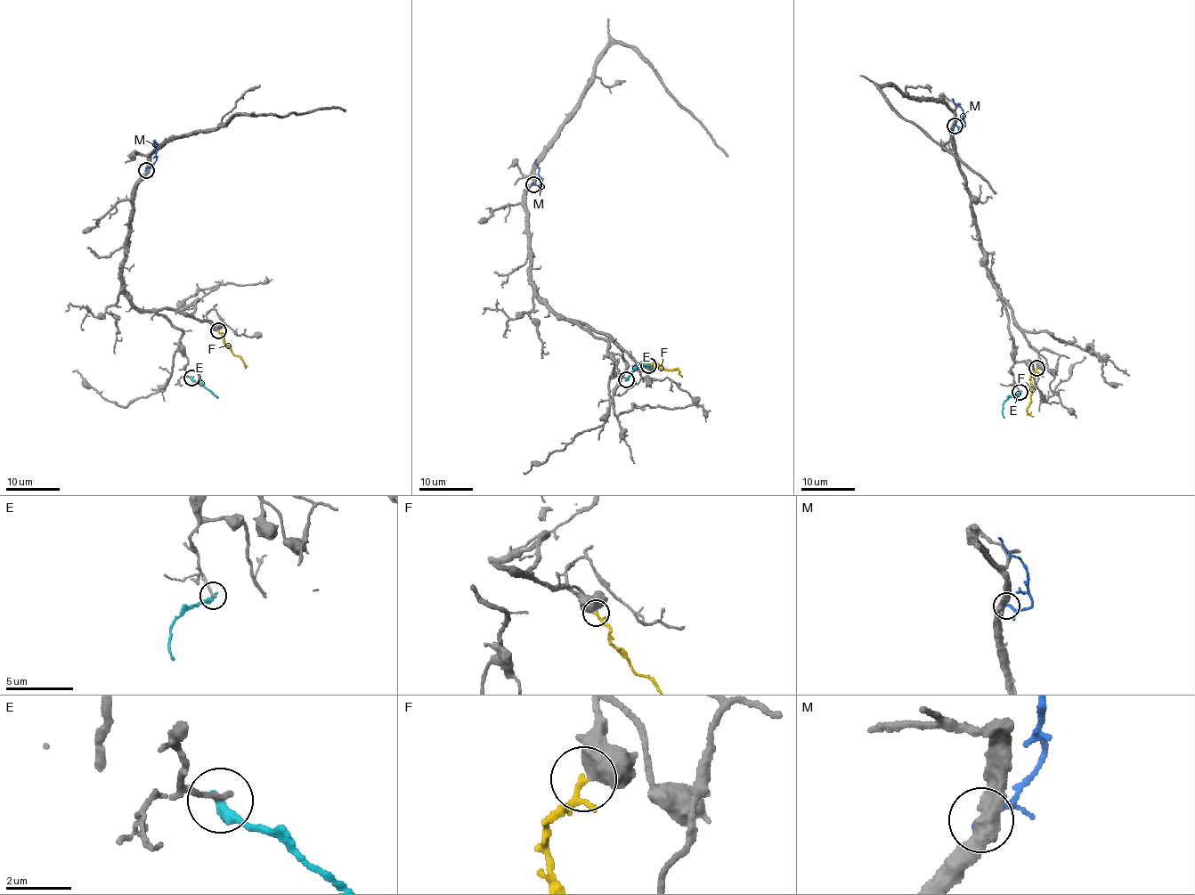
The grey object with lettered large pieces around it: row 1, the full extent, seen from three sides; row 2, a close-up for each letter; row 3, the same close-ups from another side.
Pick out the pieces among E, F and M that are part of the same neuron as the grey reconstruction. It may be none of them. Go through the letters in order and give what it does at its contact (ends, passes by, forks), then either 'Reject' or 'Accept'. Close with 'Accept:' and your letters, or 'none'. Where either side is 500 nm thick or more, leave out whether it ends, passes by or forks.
E: It ends there. Reject
F: Accept
M: It ends there. Reject
Accept: F

